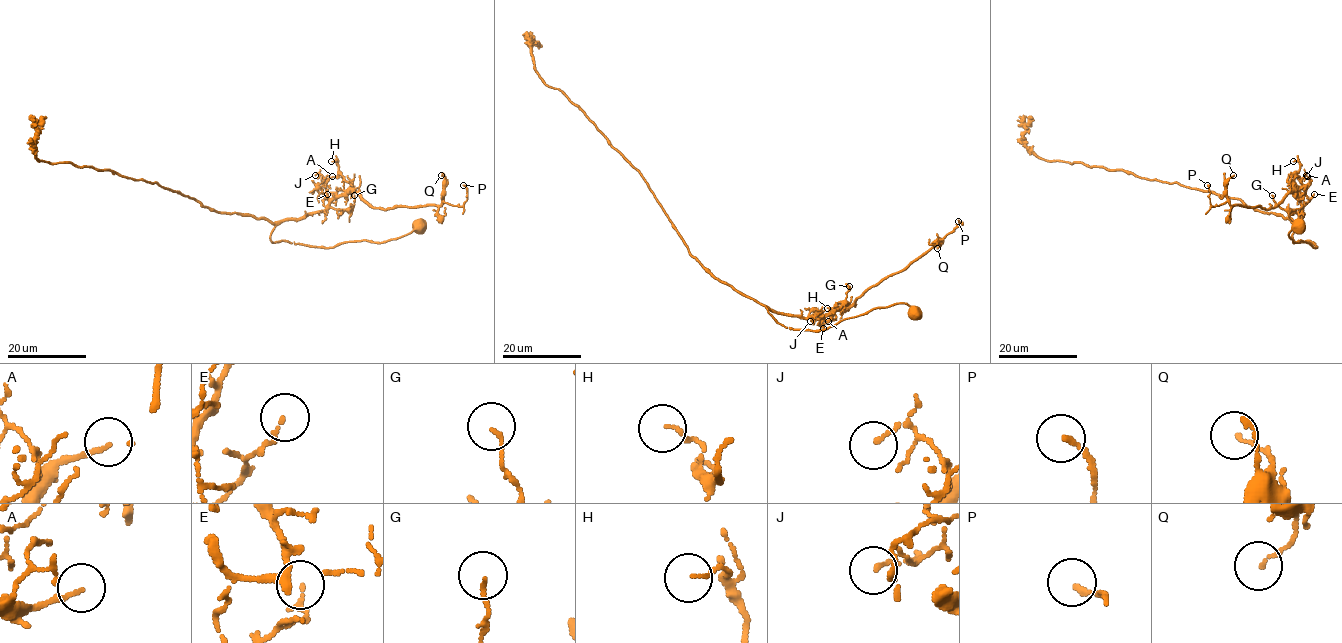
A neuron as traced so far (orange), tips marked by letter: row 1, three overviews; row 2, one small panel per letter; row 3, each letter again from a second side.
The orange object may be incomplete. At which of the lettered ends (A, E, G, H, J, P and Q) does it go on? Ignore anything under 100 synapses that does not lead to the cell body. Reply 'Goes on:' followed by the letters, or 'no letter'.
Goes on: no letter

